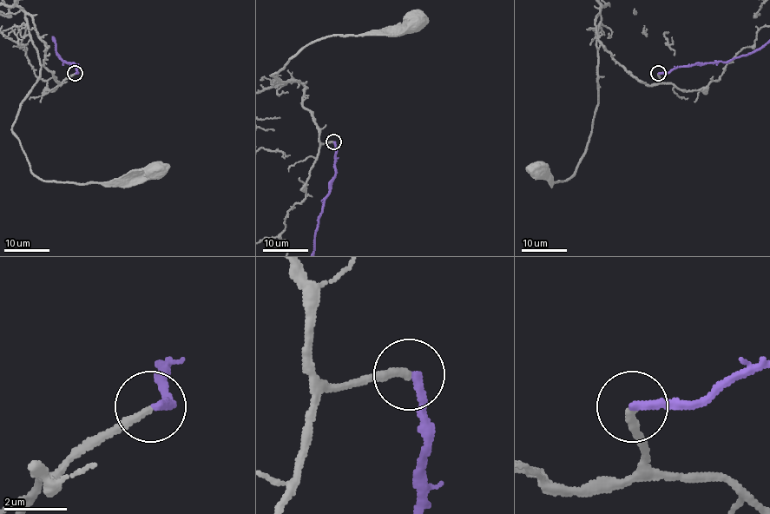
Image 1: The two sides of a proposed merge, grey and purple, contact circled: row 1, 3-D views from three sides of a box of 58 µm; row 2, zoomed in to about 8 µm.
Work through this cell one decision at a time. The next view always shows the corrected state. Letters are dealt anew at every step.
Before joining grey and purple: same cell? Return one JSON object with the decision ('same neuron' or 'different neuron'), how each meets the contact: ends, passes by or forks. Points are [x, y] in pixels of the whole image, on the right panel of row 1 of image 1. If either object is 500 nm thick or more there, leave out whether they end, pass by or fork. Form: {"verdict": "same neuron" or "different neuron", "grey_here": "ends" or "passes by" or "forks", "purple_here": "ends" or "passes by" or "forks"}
{"verdict": "different neuron", "grey_here": "ends", "purple_here": "ends"}

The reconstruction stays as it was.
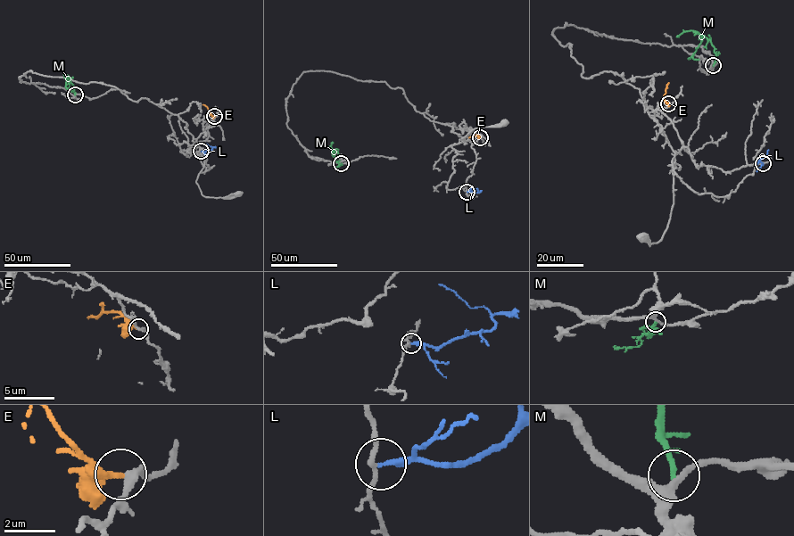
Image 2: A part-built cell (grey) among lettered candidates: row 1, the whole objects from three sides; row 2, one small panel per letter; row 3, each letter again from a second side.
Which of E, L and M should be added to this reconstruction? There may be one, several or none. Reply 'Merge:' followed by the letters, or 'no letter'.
Merge: E

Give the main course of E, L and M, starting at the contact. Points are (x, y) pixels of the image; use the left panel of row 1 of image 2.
E: (214, 116), (202, 104)
L: (201, 151), (212, 148), (204, 143)
M: (75, 94), (73, 86), (68, 78), (65, 87), (73, 91)

